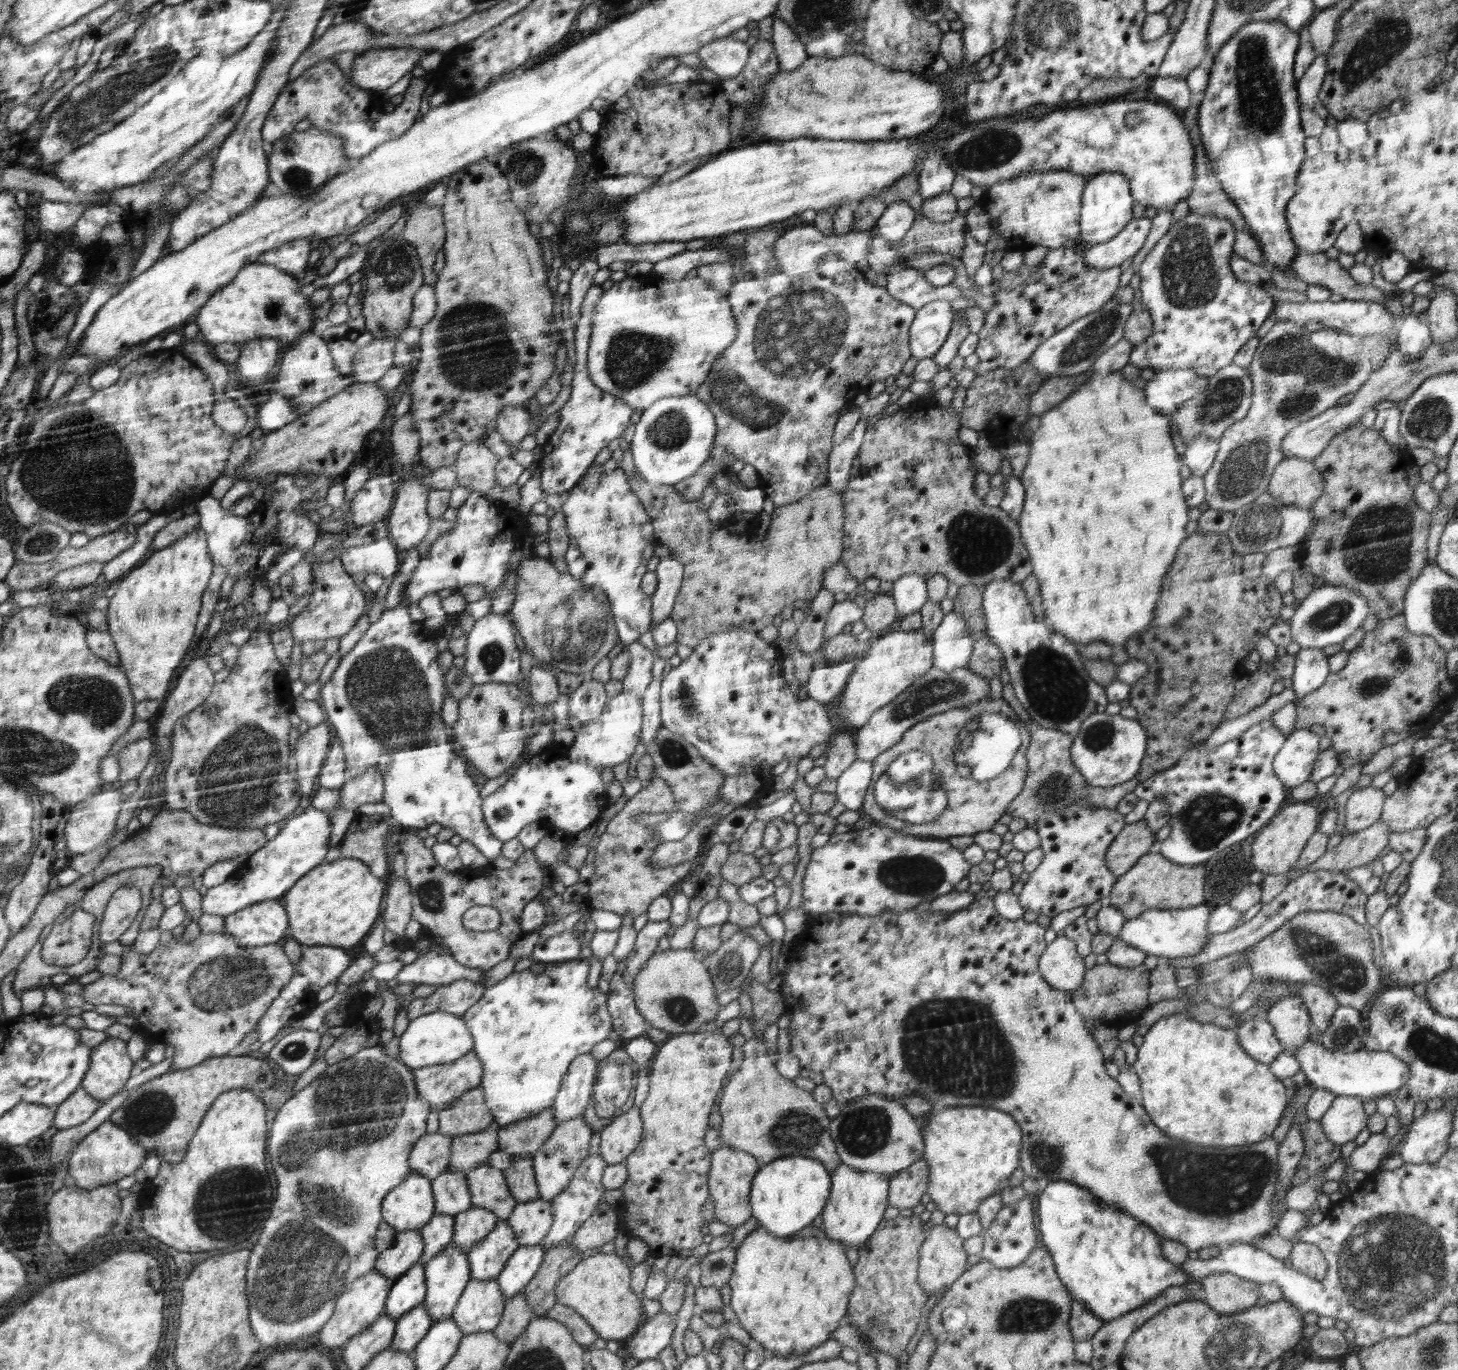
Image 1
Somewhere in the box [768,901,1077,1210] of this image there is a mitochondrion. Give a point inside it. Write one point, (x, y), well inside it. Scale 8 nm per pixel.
(979, 1064)

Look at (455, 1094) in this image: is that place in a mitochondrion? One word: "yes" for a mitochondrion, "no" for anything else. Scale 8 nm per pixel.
no

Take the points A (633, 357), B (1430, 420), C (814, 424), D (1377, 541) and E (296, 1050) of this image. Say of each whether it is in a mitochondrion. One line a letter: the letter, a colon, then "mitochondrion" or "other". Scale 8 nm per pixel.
A: mitochondrion
B: mitochondrion
C: other
D: mitochondrion
E: mitochondrion

